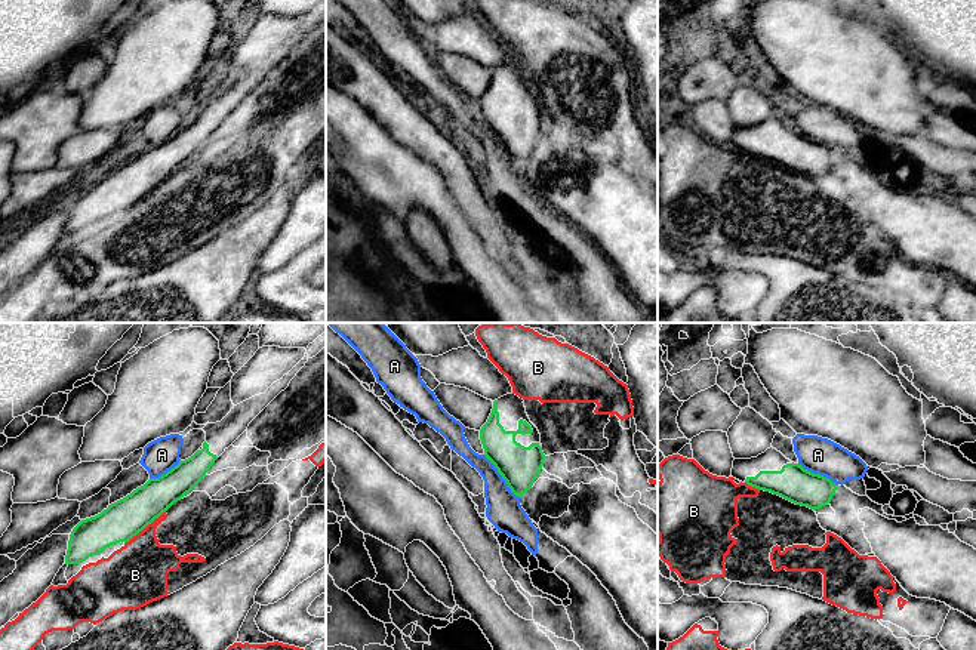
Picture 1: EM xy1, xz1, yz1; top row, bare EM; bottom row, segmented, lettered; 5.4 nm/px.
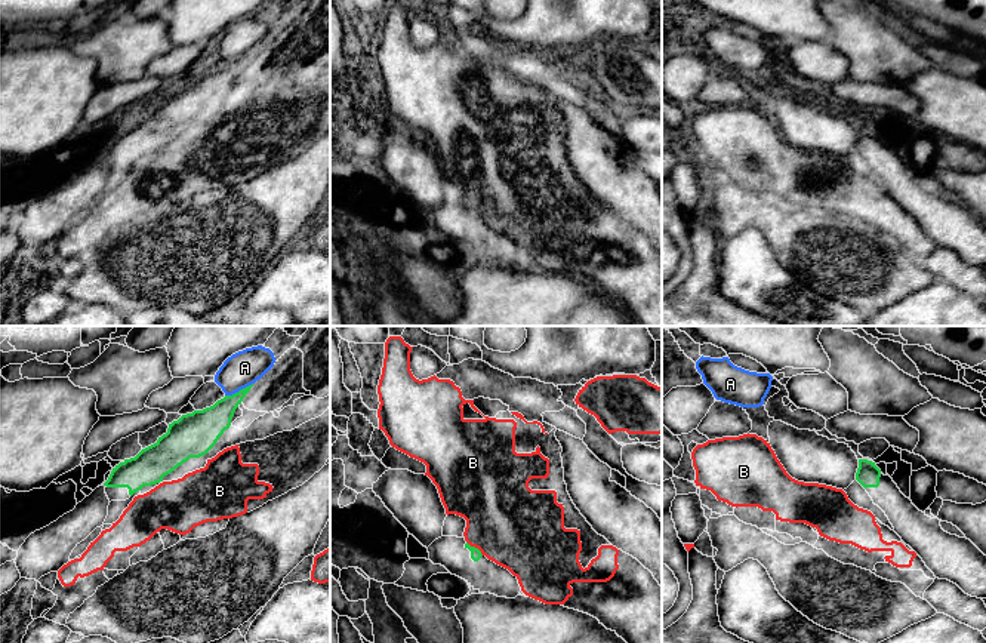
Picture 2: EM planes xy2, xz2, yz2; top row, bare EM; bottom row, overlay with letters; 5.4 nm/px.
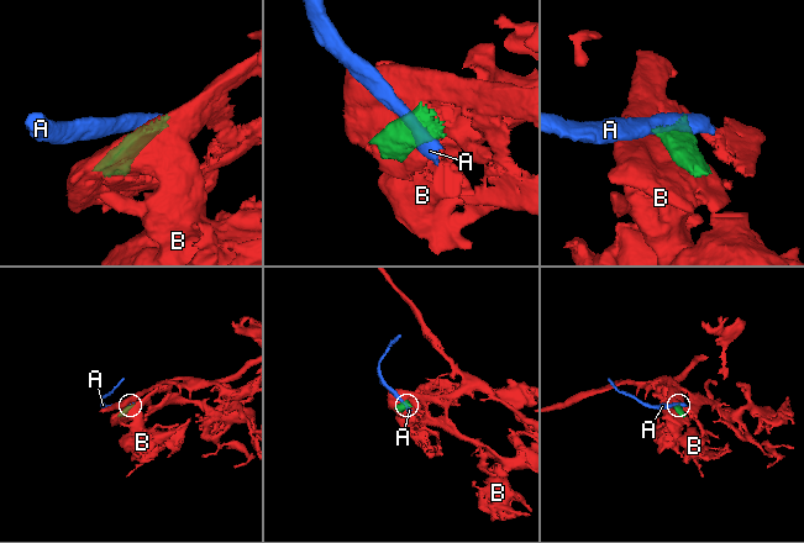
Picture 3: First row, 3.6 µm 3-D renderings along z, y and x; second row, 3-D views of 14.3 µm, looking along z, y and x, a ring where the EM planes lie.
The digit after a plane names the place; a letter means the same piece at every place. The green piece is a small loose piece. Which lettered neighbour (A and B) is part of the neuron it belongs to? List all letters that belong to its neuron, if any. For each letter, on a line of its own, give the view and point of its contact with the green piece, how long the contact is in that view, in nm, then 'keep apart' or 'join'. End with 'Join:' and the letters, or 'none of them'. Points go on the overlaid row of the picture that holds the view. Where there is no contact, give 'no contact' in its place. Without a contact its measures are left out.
A: xz1 (502, 477) | 300 nm | keep apart
B: xy1 (144, 527) | 280 nm | keep apart
Join: none of them

